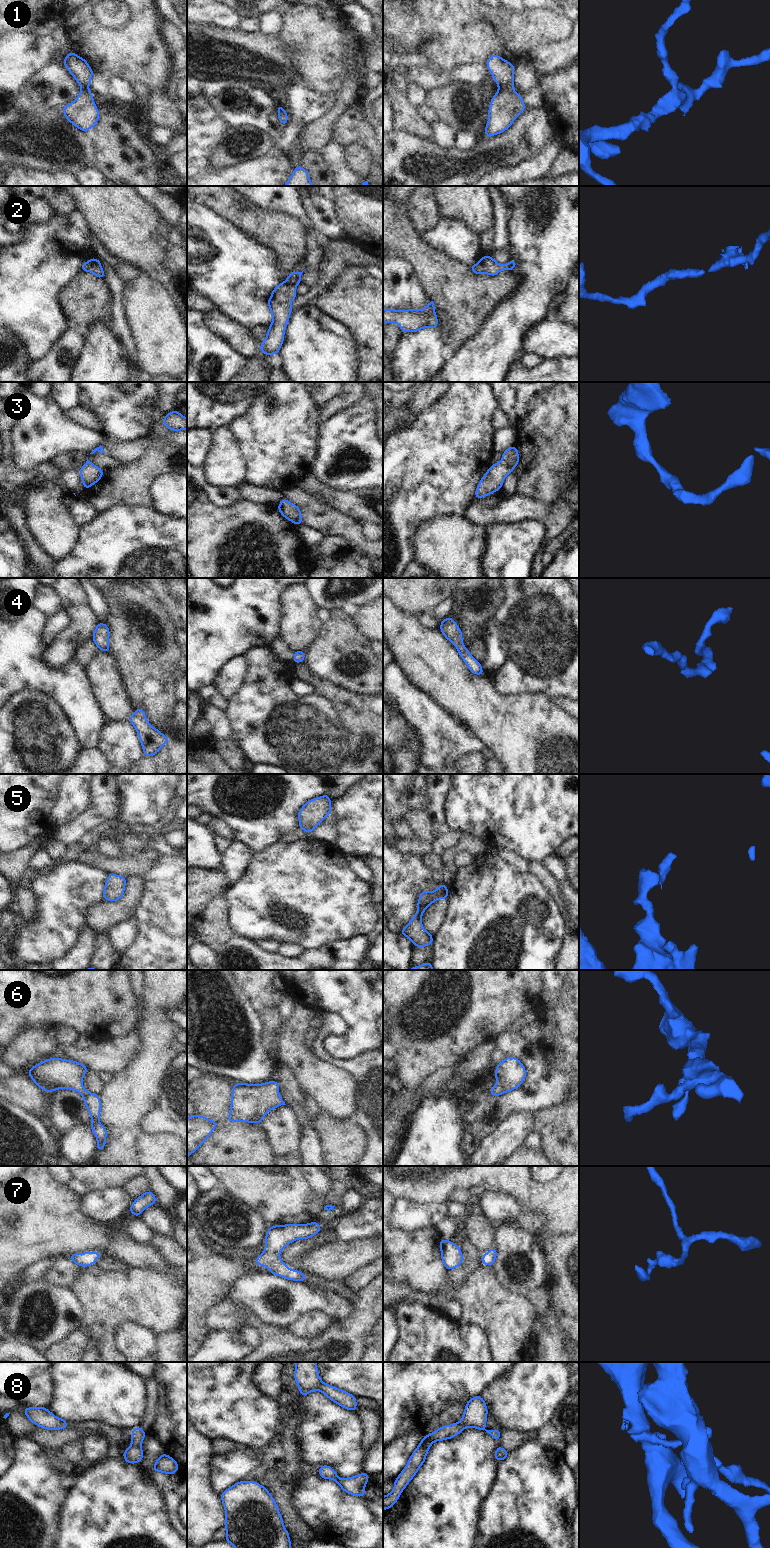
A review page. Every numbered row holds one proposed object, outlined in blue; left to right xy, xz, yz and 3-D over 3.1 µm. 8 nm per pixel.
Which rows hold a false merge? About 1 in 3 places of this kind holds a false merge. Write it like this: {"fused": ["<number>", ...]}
{"fused": ["5"]}

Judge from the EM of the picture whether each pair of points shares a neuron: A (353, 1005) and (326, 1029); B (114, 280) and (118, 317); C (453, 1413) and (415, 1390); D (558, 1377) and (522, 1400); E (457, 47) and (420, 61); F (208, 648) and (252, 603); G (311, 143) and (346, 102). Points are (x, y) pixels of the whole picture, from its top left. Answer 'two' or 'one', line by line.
A: two
B: one
C: two
D: one
E: two
F: one
G: one

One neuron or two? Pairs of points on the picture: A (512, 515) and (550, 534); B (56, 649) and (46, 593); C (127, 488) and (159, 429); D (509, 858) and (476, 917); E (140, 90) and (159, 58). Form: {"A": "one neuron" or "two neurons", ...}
{"A": "two neurons", "B": "two neurons", "C": "one neuron", "D": "two neurons", "E": "two neurons"}

